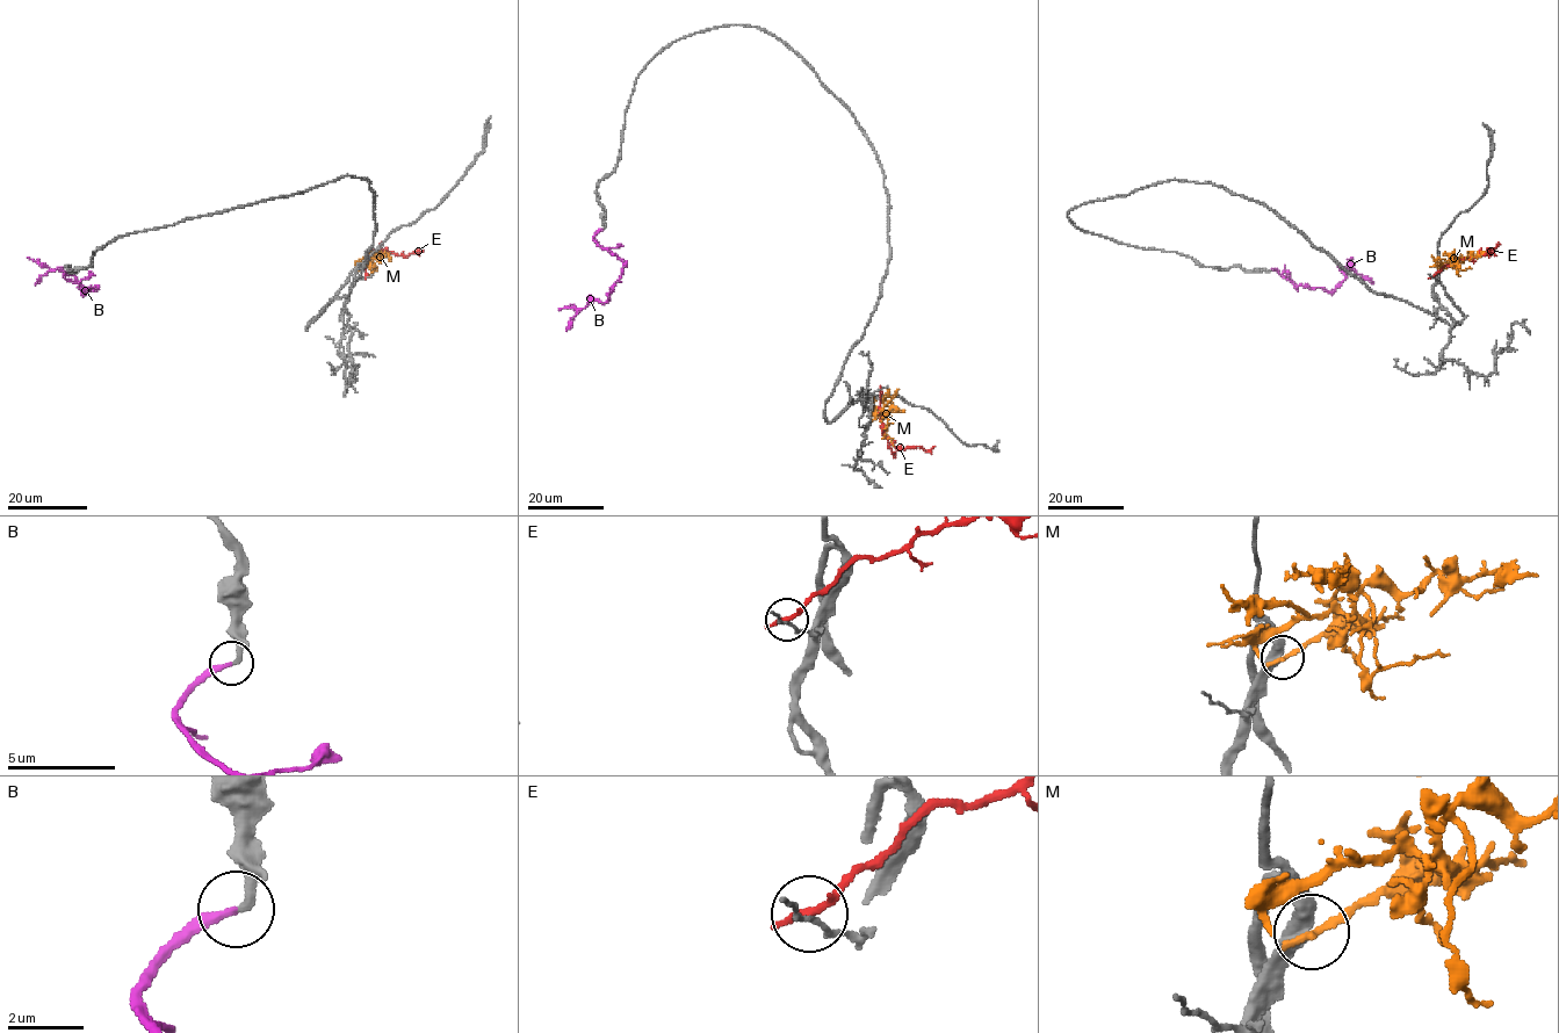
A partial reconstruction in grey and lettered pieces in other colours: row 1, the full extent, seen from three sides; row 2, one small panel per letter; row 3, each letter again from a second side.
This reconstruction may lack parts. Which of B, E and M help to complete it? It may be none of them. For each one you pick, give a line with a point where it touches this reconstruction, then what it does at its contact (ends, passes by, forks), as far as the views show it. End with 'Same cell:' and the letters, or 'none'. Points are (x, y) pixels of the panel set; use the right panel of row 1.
B: (1271, 269) | it ends
Same cell: B

